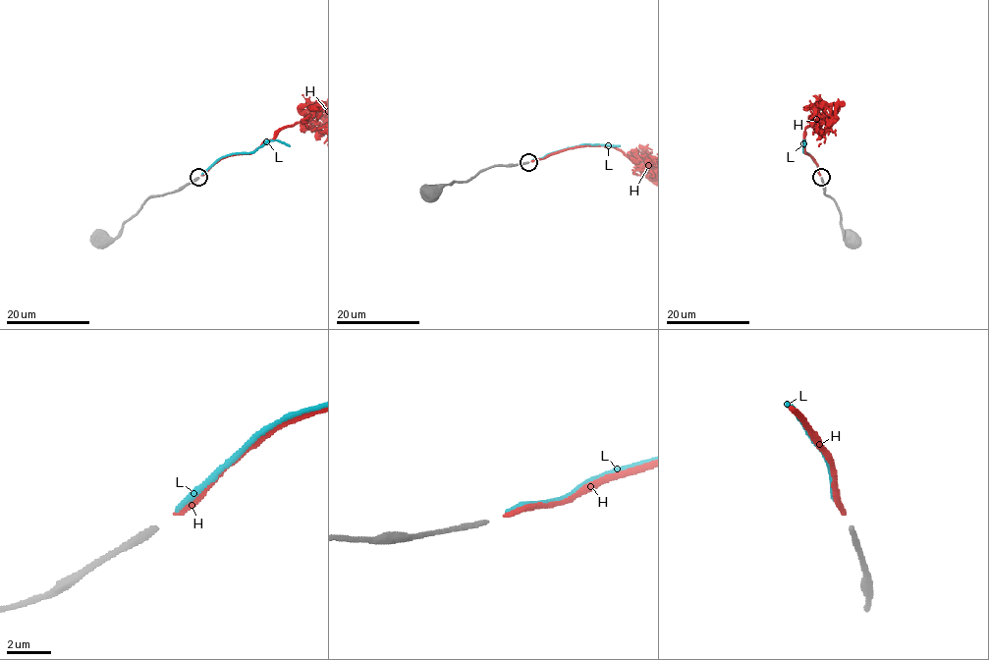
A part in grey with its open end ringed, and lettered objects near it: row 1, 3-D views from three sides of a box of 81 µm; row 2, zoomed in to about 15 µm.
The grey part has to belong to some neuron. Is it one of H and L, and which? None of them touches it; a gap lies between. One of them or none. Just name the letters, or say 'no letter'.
H

